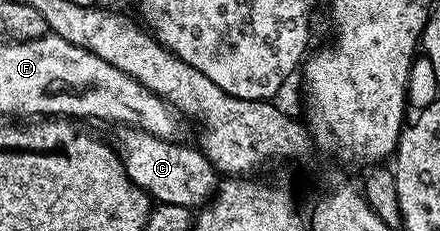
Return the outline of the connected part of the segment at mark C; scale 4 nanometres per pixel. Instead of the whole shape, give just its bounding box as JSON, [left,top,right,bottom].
[113,125,217,209]

